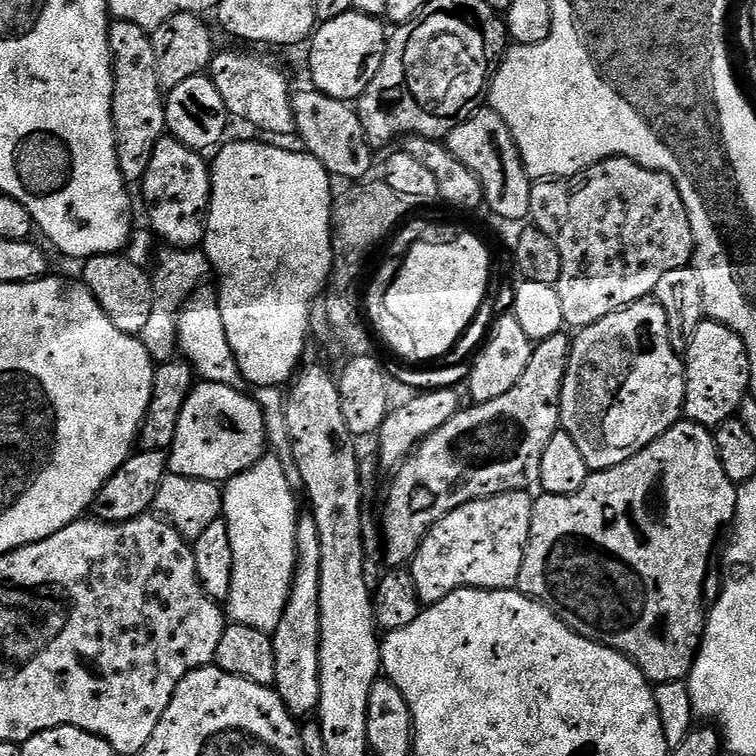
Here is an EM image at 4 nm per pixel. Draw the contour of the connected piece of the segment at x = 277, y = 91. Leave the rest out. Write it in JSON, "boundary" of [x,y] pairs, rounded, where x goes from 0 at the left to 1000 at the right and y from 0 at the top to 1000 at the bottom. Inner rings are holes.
{"boundary":[[[291,69],[282,73],[278,99],[283,114],[288,114],[288,124],[294,124],[294,135],[299,135],[303,155],[324,159],[333,169],[344,175],[356,175],[360,180],[386,180],[392,173],[389,146],[381,116],[381,101],[365,85],[358,85],[349,74],[337,74],[333,69]]]}

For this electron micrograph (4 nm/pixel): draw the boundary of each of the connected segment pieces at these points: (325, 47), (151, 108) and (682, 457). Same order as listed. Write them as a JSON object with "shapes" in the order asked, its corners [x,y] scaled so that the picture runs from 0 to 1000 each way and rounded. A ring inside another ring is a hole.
{"shapes":[[[[462,13],[427,28],[410,49],[413,65],[407,69],[407,95],[413,99],[411,115],[437,130],[462,135],[475,134],[476,126],[481,123],[484,114],[489,114],[495,98],[503,91],[503,77],[508,73],[511,37],[508,42],[503,29],[499,22],[487,21],[485,17],[475,13]]],[[[149,25],[143,33],[143,65],[148,73],[148,165],[156,220],[165,239],[184,241],[193,230],[204,193],[220,175],[218,128],[206,98],[206,73],[197,38],[171,26]]],[[[914,558],[893,561],[886,570],[872,577],[860,590],[854,590],[828,611],[811,619],[784,623],[770,643],[770,648],[753,656],[714,653],[714,657],[712,655],[708,657],[698,721],[690,738],[690,754],[685,769],[687,782],[694,788],[702,788],[713,799],[724,799],[728,808],[743,824],[753,825],[761,832],[769,831],[779,843],[803,852],[807,857],[813,857],[824,868],[832,868],[864,906],[880,905],[888,899],[905,899],[915,886],[915,876],[926,861],[931,831],[937,825],[939,794],[931,790],[931,776],[938,772],[942,780],[947,780],[955,771],[951,761],[942,762],[937,767],[937,734],[947,725],[952,698],[962,700],[972,689],[975,649],[975,642],[970,640],[966,632],[960,632],[960,622],[955,622],[946,575],[929,561]]]]}

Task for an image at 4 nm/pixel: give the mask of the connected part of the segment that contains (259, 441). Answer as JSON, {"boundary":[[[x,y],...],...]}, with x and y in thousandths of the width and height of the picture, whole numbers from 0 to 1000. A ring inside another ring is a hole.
{"boundary":[[[265,505],[243,525],[243,536],[228,579],[228,591],[221,594],[222,624],[251,634],[284,638],[308,635],[320,627],[336,610],[351,602],[349,581],[354,571],[349,567],[349,545],[316,512],[306,508],[278,508]]]}

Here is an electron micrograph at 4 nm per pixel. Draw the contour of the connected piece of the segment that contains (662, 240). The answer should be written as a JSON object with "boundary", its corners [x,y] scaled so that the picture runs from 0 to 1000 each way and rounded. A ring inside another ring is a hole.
{"boundary":[[[827,206],[794,212],[758,233],[705,242],[701,291],[738,325],[743,362],[733,380],[743,398],[743,421],[757,437],[780,431],[820,407],[858,396],[876,365],[886,362],[886,357],[911,353],[921,332],[913,288],[897,246],[878,228],[860,225]]]}

